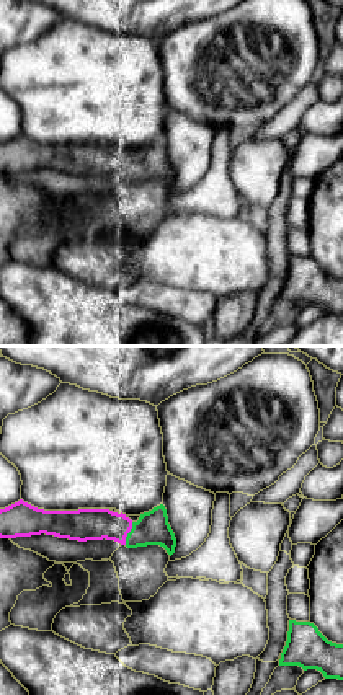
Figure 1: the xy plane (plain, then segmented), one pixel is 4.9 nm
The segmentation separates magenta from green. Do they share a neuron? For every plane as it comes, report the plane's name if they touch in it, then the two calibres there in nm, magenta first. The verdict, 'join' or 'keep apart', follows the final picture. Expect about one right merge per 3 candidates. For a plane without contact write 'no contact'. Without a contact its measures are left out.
xy | 160/160 nm

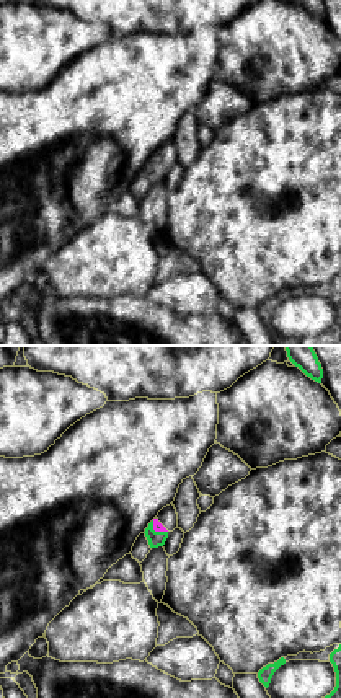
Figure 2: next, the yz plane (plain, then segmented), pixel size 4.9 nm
yz | 50/80 nm

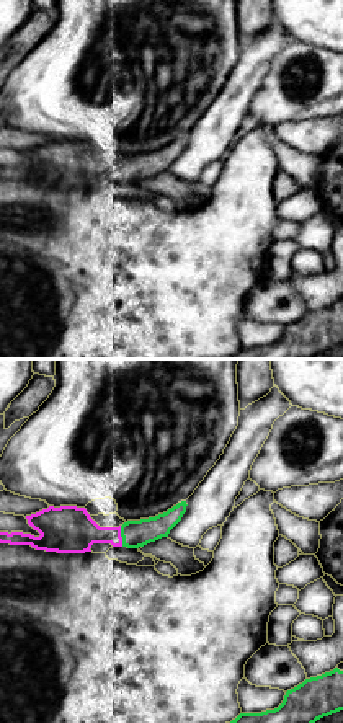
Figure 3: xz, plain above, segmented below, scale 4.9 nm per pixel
xz | 240/130 nm

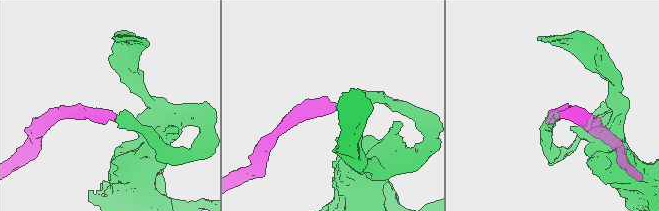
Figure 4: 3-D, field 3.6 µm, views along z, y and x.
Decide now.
join

